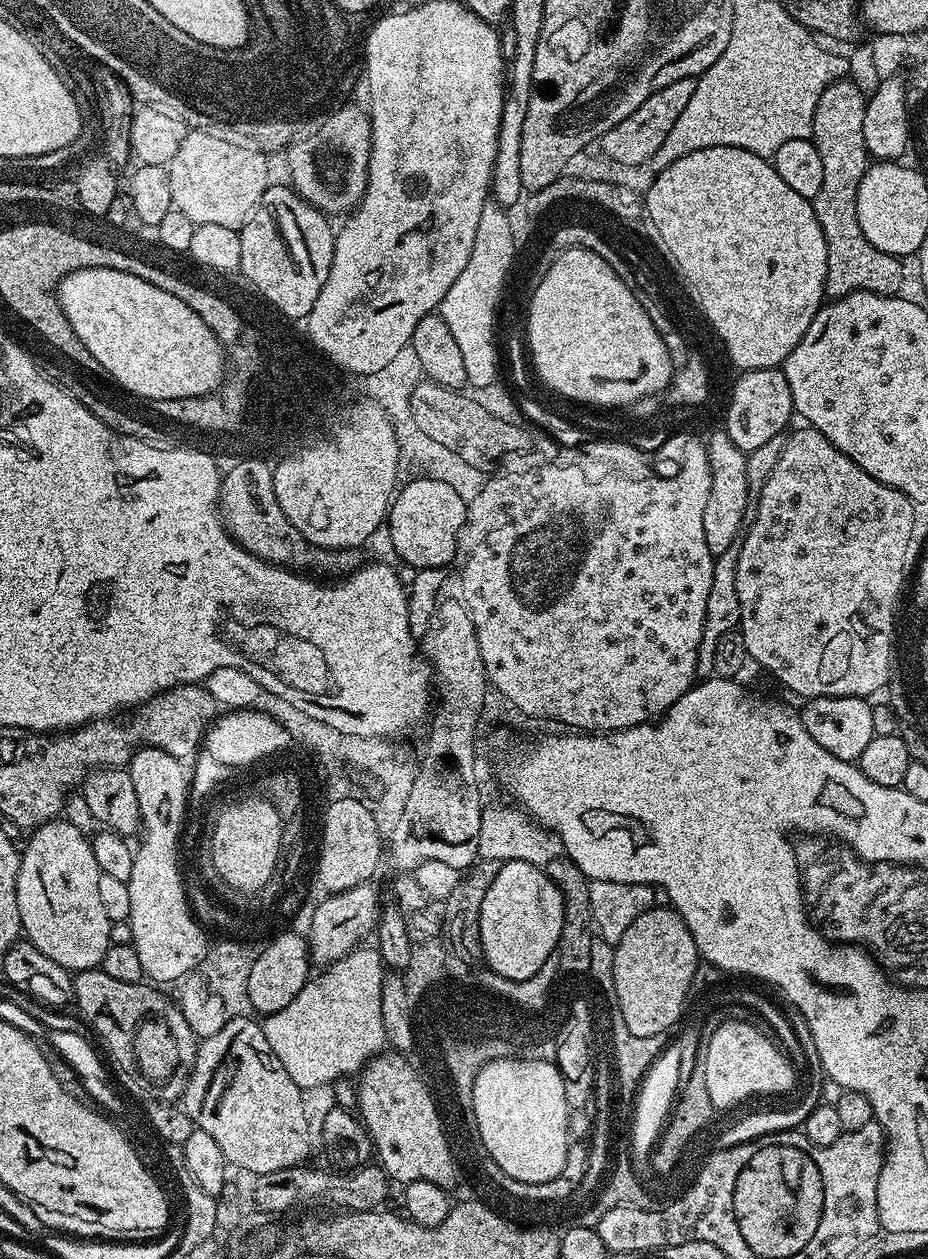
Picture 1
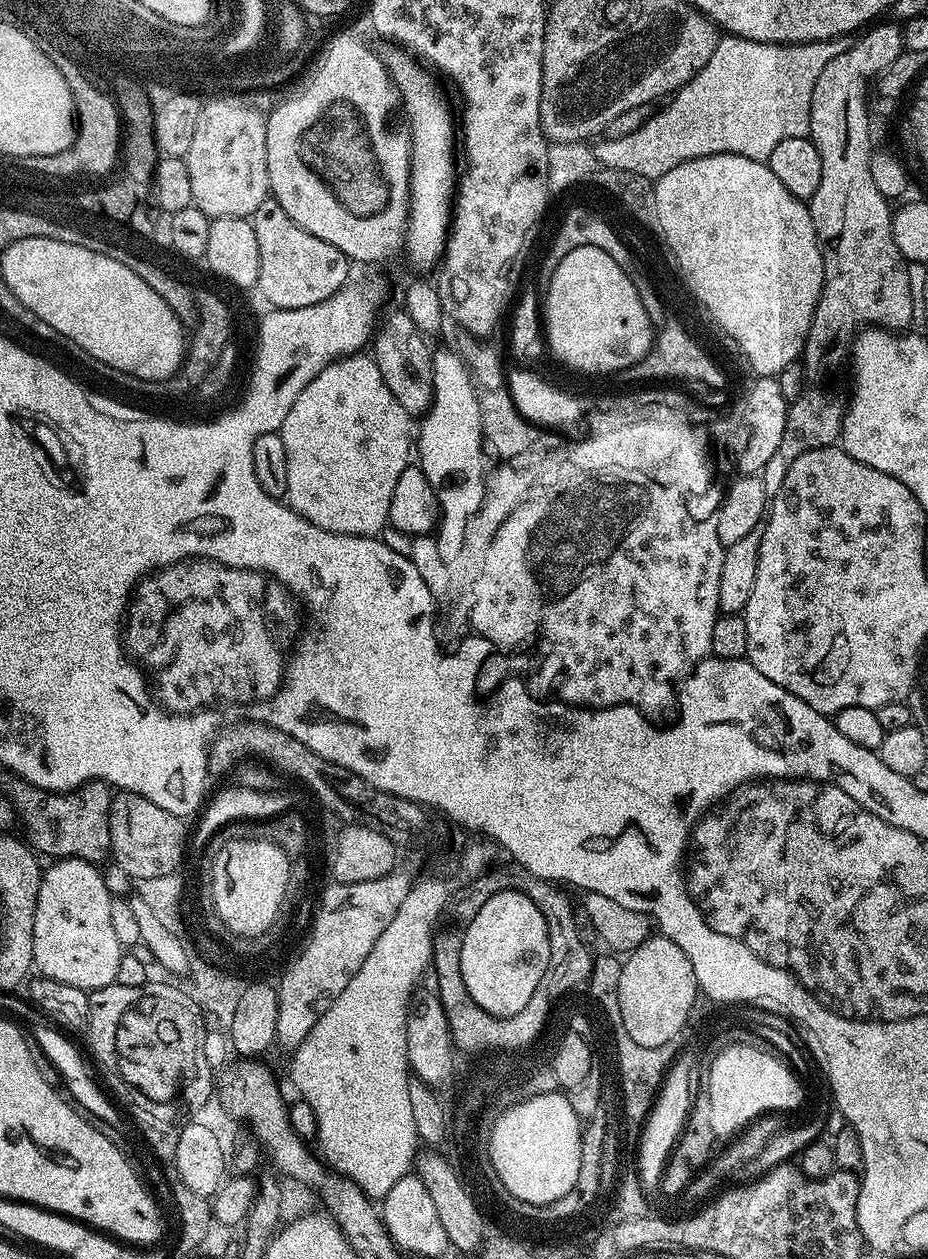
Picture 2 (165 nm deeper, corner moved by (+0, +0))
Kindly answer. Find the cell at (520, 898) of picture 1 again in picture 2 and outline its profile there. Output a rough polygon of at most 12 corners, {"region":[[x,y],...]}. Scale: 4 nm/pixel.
{"region":[[514,890],[463,929],[462,982],[490,1014],[532,997],[550,949]]}

